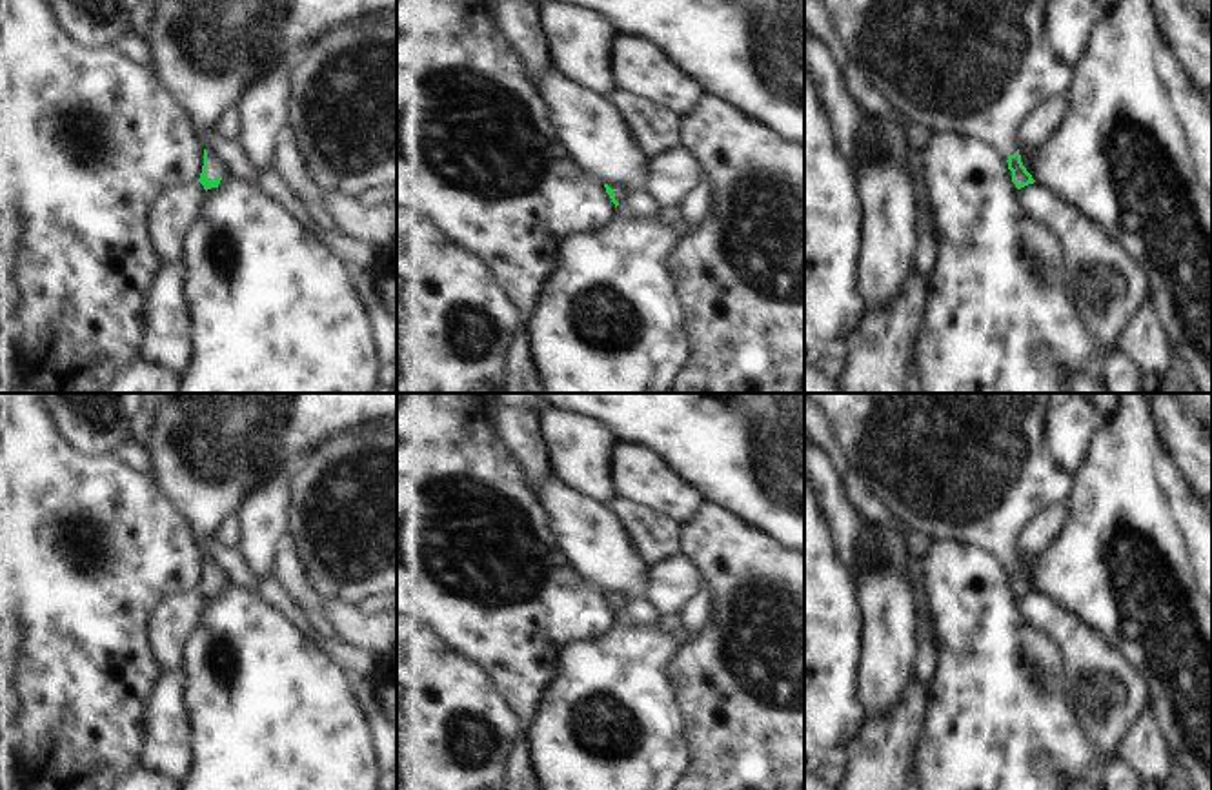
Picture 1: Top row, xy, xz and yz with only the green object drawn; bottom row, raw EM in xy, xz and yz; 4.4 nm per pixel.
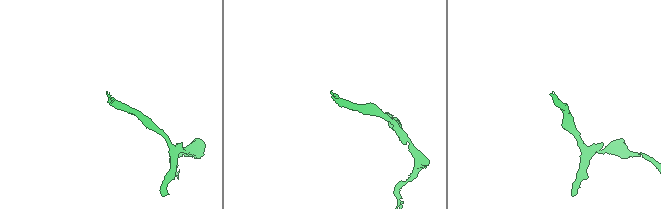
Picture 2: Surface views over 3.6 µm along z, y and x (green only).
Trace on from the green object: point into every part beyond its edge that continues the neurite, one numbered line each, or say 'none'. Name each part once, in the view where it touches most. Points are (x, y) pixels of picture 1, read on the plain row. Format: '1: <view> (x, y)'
1: xy (212, 452)

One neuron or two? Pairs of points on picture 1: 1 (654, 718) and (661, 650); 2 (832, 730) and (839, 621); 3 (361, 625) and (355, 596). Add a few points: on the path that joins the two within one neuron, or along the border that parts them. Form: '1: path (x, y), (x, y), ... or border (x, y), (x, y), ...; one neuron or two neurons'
1: path (654, 701), (654, 667); one neuron
2: path (832, 703), (832, 648); one neuron
3: border (326, 601), (339, 599), (359, 607); two neurons

